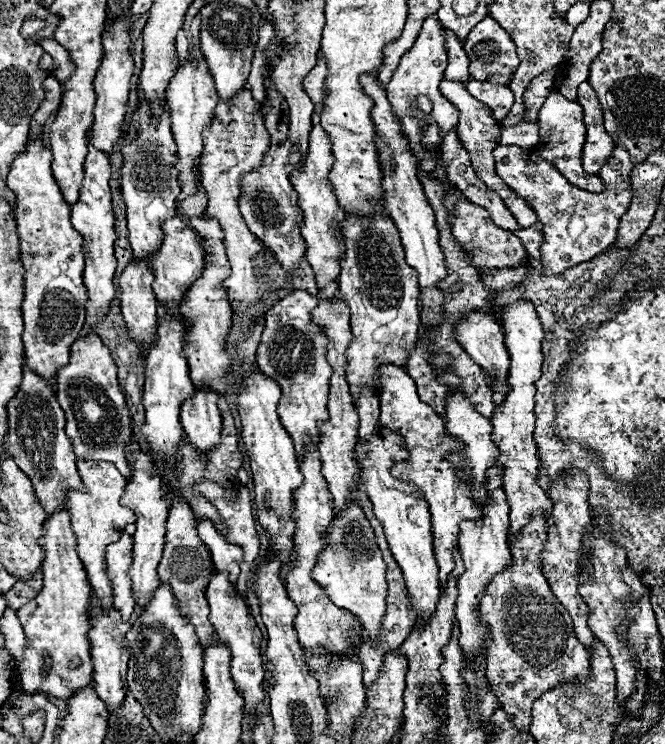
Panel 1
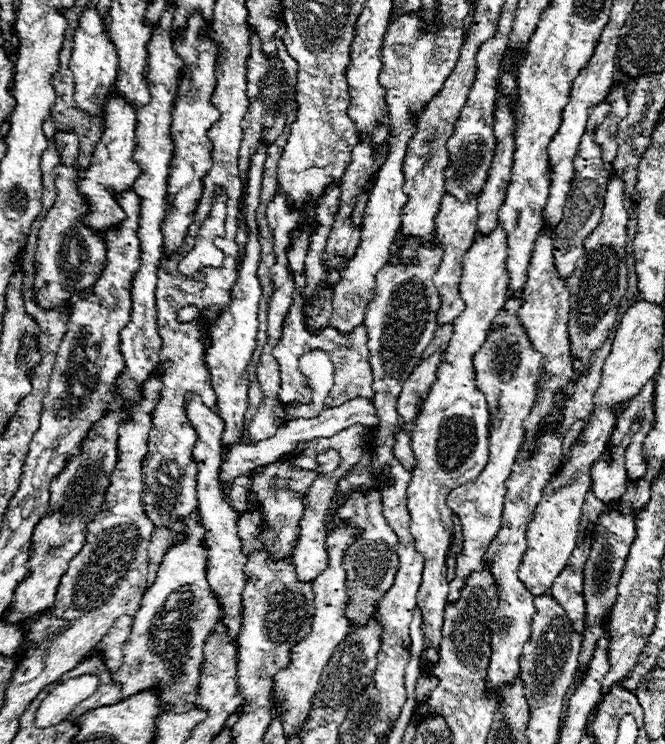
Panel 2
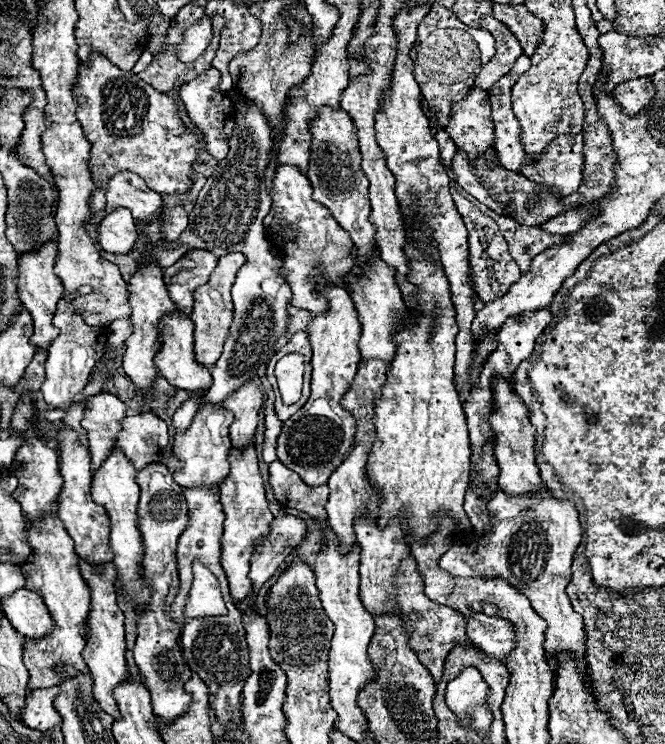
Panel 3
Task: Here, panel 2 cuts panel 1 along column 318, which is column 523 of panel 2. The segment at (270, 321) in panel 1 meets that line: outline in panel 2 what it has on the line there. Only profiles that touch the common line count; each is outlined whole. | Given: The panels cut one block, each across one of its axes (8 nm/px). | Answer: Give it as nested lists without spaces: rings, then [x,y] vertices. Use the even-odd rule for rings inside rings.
[[[512,298],[506,300],[504,308],[494,318],[494,324],[504,324],[506,328],[490,330],[486,342],[474,356],[476,386],[480,392],[484,392],[488,410],[490,410],[490,446],[488,446],[490,456],[488,456],[484,470],[478,474],[474,482],[466,482],[454,488],[446,498],[446,504],[460,518],[462,536],[464,536],[462,552],[456,558],[454,578],[450,580],[448,602],[456,602],[460,598],[460,590],[466,586],[466,580],[472,572],[484,570],[484,554],[492,538],[500,530],[500,518],[502,518],[504,496],[506,496],[506,480],[516,462],[518,448],[524,442],[522,422],[528,418],[536,400],[536,380],[540,374],[542,356],[530,346],[526,330],[518,322],[516,312],[520,304],[522,300],[512,300]]]

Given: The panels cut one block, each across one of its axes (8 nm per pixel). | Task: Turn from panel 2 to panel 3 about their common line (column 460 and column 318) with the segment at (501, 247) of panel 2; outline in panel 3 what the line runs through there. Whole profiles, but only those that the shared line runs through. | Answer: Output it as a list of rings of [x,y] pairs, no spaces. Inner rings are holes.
[[[324,276],[316,278],[314,286],[316,294],[326,298],[328,310],[324,314],[312,316],[308,324],[308,340],[314,350],[312,394],[308,402],[288,422],[284,422],[282,434],[276,442],[276,454],[286,468],[294,470],[296,474],[304,474],[304,482],[318,486],[328,482],[330,474],[344,462],[344,458],[348,458],[354,446],[356,422],[350,412],[340,406],[340,398],[352,386],[352,380],[356,376],[360,360],[358,340],[362,328],[356,320],[350,294],[344,288],[328,284]]]

